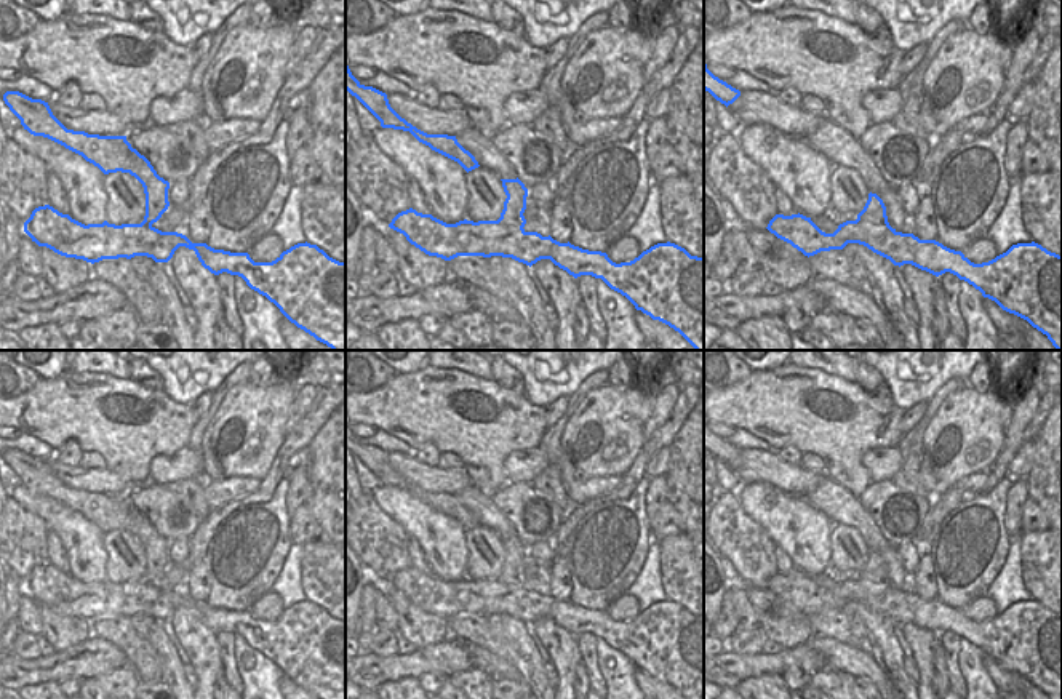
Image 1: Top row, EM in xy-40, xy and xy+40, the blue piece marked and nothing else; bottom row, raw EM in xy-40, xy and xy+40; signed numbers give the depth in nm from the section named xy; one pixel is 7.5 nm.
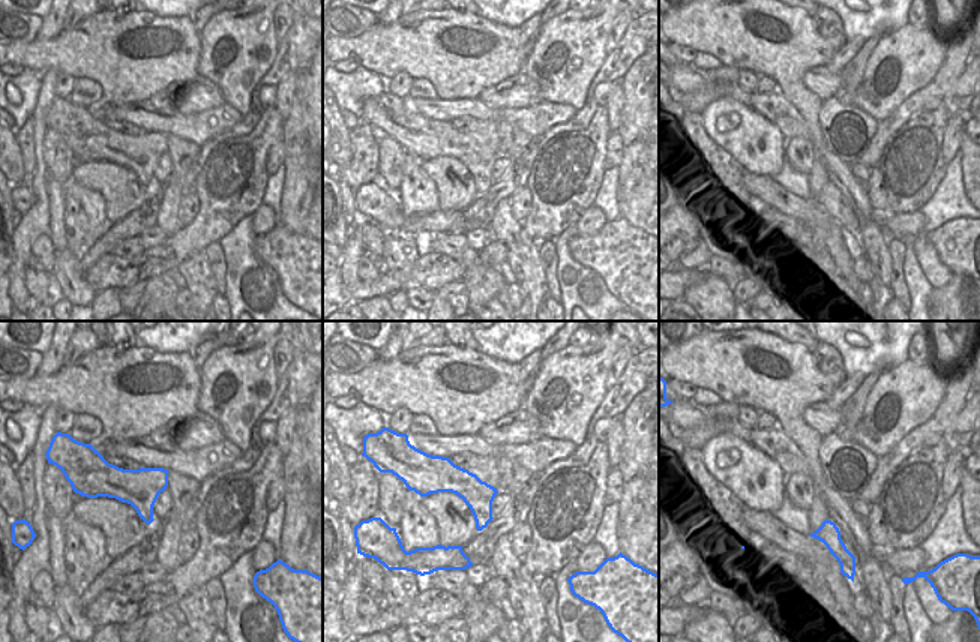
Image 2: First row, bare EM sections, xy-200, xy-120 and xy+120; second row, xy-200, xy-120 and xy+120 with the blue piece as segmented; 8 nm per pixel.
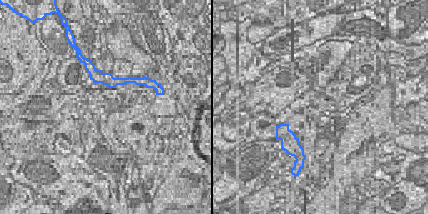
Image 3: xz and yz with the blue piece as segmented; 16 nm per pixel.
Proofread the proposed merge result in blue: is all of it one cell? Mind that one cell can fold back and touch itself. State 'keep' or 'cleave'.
cleave

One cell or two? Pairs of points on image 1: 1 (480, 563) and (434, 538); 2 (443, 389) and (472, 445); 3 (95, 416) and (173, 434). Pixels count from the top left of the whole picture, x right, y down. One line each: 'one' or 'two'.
1: two
2: one
3: one

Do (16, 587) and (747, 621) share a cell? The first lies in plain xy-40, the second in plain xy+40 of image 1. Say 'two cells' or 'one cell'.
two cells

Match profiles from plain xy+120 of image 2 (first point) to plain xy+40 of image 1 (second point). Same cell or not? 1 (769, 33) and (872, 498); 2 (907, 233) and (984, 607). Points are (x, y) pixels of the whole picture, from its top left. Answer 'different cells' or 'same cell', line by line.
1: different cells
2: same cell

